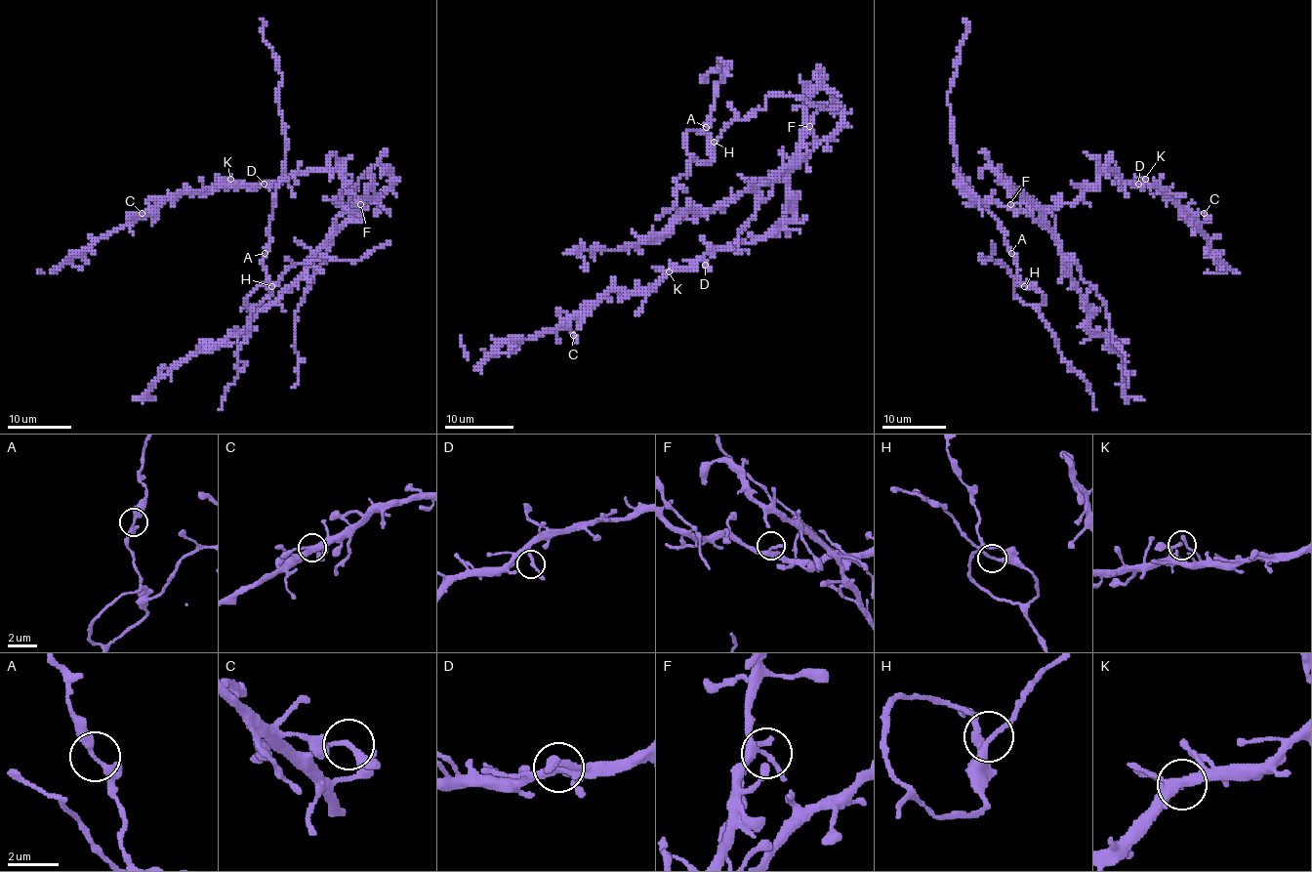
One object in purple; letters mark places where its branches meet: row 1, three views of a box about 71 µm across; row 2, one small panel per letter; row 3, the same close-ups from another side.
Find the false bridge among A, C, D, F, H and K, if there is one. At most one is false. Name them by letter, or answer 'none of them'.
none of them

